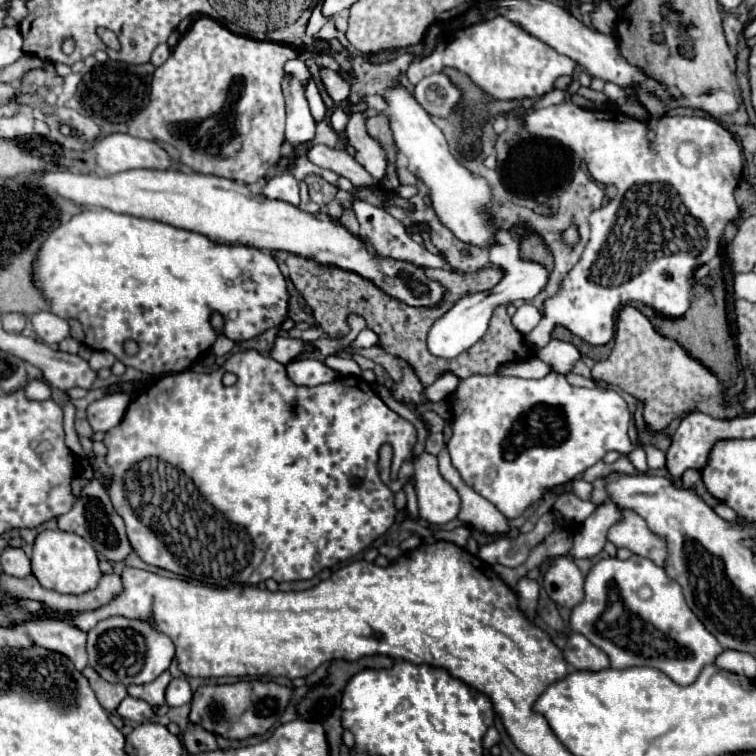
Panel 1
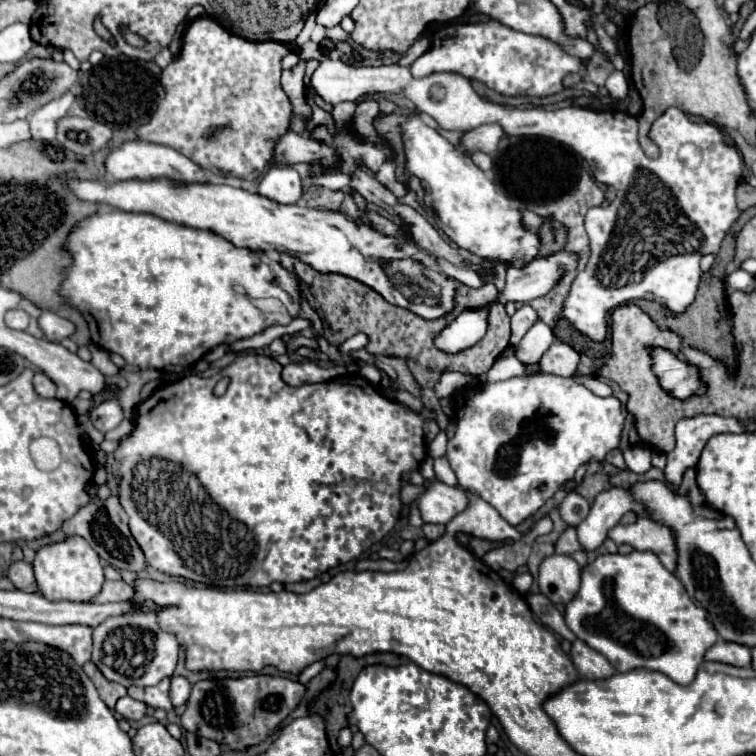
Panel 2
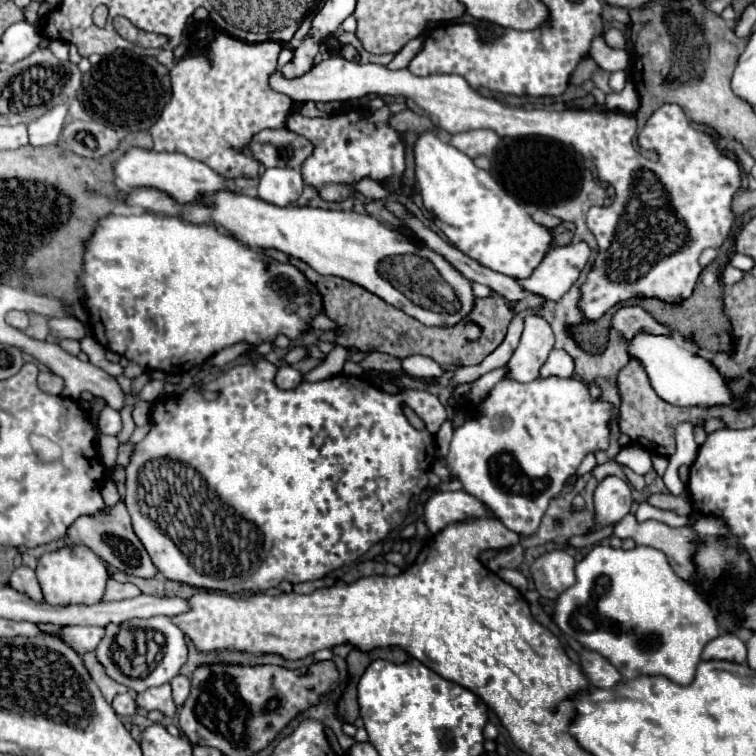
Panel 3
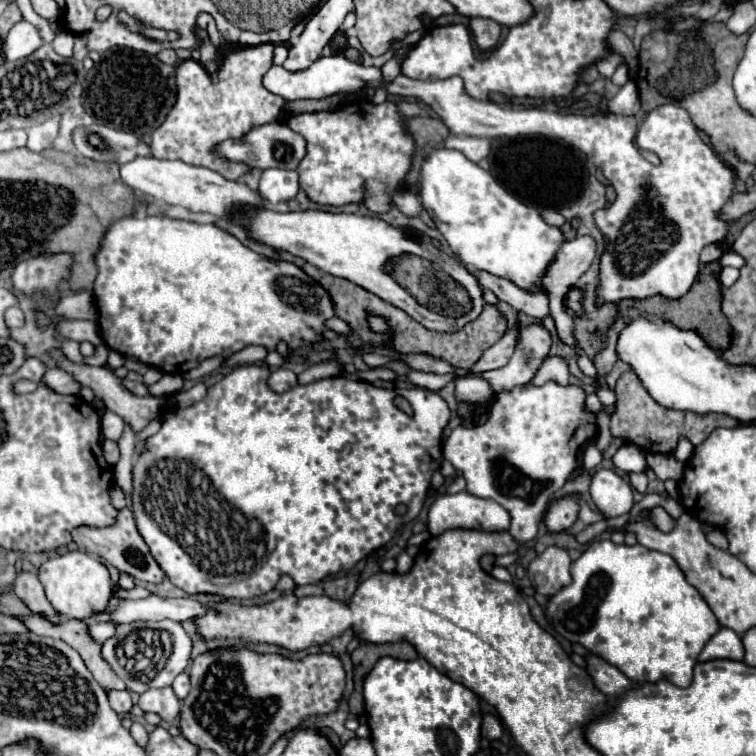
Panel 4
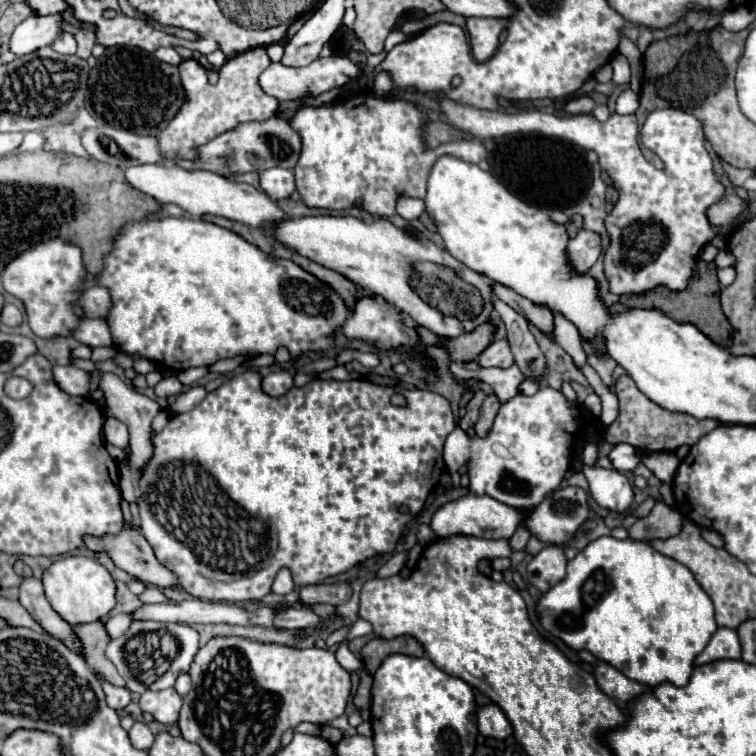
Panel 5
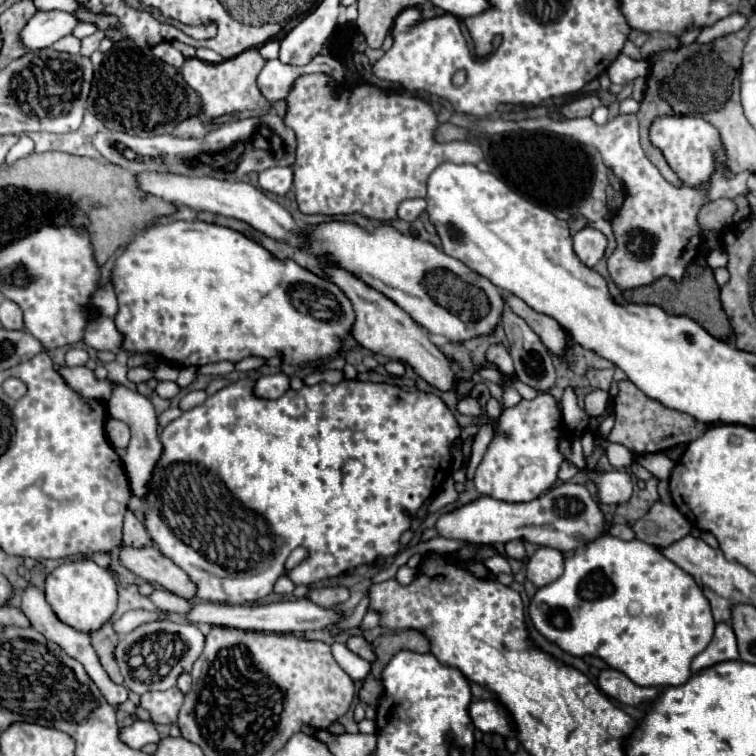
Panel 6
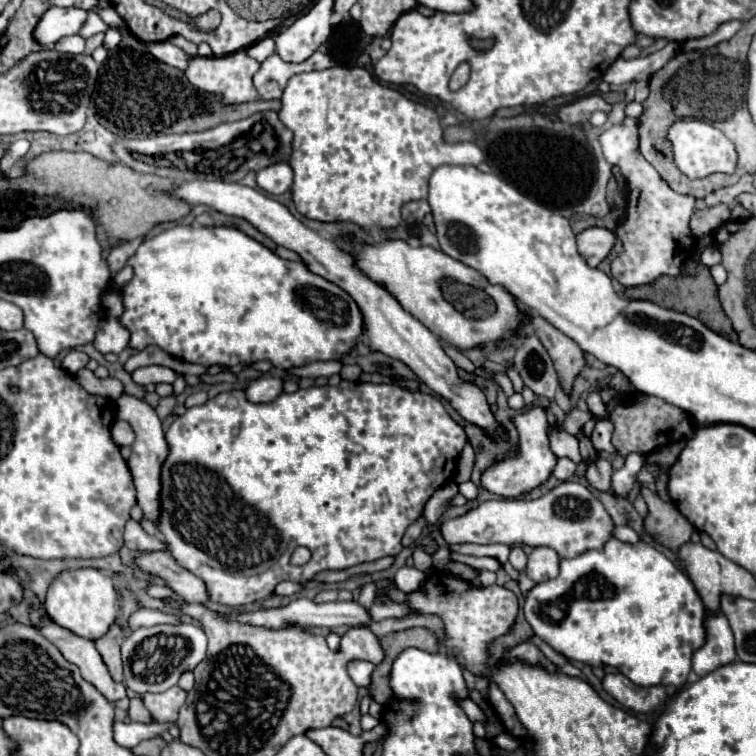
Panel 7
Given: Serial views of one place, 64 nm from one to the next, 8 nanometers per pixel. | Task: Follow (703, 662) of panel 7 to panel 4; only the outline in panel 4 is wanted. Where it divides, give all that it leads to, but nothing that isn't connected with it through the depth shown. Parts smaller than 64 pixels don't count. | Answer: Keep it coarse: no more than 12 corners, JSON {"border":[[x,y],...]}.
{"border":[[720,628],[698,662],[742,660],[744,646],[734,630]]}

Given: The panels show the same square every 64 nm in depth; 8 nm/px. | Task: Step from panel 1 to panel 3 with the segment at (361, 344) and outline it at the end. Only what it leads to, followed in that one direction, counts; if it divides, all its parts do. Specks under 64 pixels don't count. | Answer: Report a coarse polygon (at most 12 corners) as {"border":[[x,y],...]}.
{"border":[[336,346],[316,368],[306,382],[336,376],[344,366],[344,348]]}

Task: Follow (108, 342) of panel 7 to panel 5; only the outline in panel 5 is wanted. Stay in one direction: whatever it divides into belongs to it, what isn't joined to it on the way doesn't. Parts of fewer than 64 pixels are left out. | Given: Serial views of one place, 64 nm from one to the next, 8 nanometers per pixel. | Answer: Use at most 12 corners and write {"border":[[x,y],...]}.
{"border":[[82,318],[72,334],[98,348],[114,346],[104,318]]}

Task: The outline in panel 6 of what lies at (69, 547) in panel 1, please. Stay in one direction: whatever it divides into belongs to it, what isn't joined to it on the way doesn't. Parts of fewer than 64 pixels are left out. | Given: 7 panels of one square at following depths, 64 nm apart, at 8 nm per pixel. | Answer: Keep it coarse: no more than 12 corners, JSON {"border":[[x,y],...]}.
{"border":[[92,560],[58,566],[46,602],[78,632],[116,612],[116,582]]}

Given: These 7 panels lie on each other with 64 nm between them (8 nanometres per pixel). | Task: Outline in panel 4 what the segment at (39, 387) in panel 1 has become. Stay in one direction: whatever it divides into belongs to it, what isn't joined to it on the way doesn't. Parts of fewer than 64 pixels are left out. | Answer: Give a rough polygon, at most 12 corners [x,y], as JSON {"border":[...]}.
{"border":[[48,368],[48,388],[58,394],[76,396],[82,384],[70,372]]}

